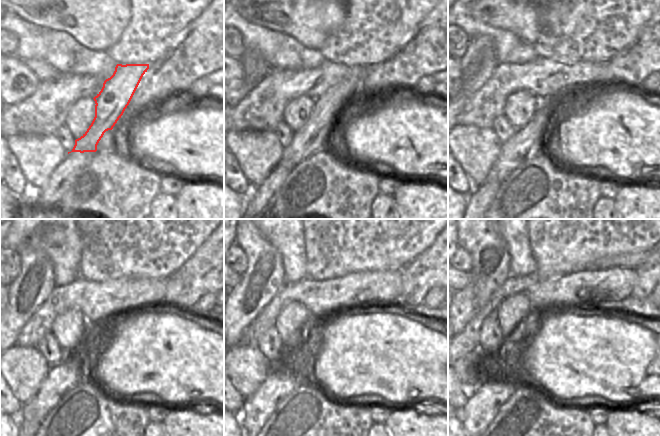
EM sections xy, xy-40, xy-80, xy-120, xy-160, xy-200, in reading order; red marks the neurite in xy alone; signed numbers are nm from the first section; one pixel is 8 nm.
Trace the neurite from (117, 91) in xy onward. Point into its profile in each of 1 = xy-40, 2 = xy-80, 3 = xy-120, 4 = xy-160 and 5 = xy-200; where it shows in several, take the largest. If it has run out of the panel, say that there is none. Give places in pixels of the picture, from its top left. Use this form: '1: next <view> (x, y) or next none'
1: next xy-40 (331, 109)
2: next xy-80 (527, 142)
3: next xy-120 (77, 367)
4: next xy-160 (282, 380)
5: next xy-200 (482, 406)

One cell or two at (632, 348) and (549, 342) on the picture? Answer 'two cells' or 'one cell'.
one cell

